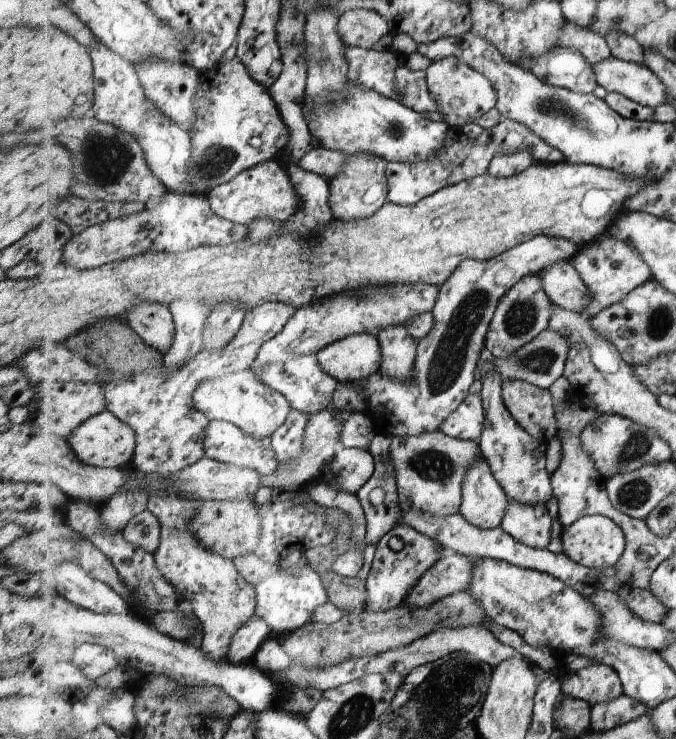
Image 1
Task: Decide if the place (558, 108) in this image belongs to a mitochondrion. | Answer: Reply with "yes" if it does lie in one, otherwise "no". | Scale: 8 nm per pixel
yes

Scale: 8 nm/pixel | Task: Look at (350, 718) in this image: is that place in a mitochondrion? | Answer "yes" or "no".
yes

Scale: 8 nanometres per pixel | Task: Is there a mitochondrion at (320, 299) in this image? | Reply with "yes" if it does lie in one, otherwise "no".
no

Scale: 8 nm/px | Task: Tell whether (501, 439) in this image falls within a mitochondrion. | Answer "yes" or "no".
no

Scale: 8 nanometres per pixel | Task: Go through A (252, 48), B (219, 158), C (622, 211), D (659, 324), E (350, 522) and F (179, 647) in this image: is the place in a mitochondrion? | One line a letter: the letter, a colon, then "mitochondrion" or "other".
A: other
B: mitochondrion
C: other
D: mitochondrion
E: other
F: other

